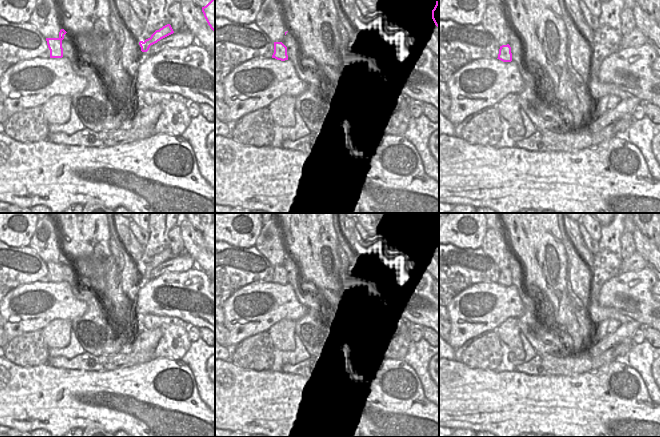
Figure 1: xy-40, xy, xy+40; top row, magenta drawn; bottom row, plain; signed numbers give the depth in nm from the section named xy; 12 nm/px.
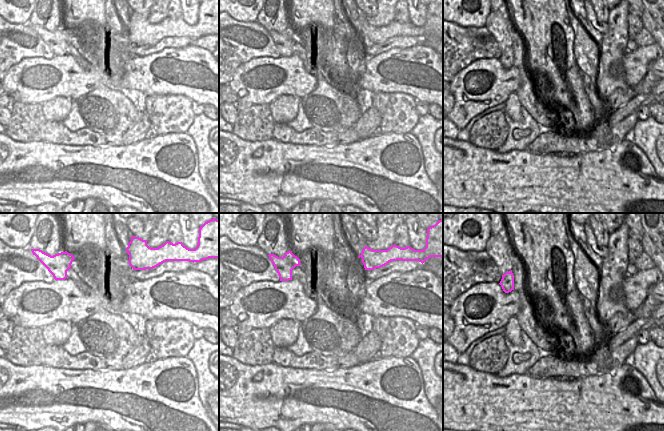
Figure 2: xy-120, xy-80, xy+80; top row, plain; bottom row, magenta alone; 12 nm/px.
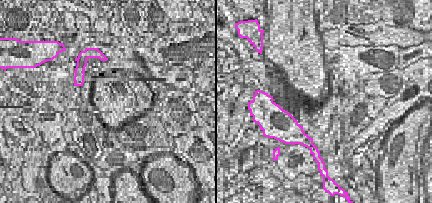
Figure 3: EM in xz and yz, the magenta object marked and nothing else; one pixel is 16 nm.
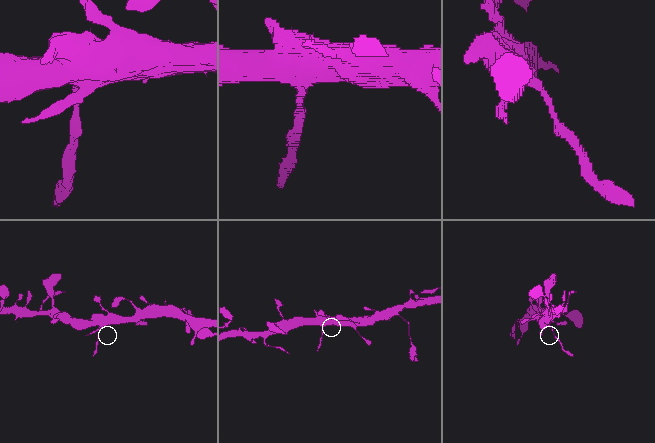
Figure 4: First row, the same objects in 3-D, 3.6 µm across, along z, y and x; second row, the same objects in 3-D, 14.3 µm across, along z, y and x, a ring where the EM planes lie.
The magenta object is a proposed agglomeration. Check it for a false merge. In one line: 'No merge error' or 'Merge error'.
No merge error

